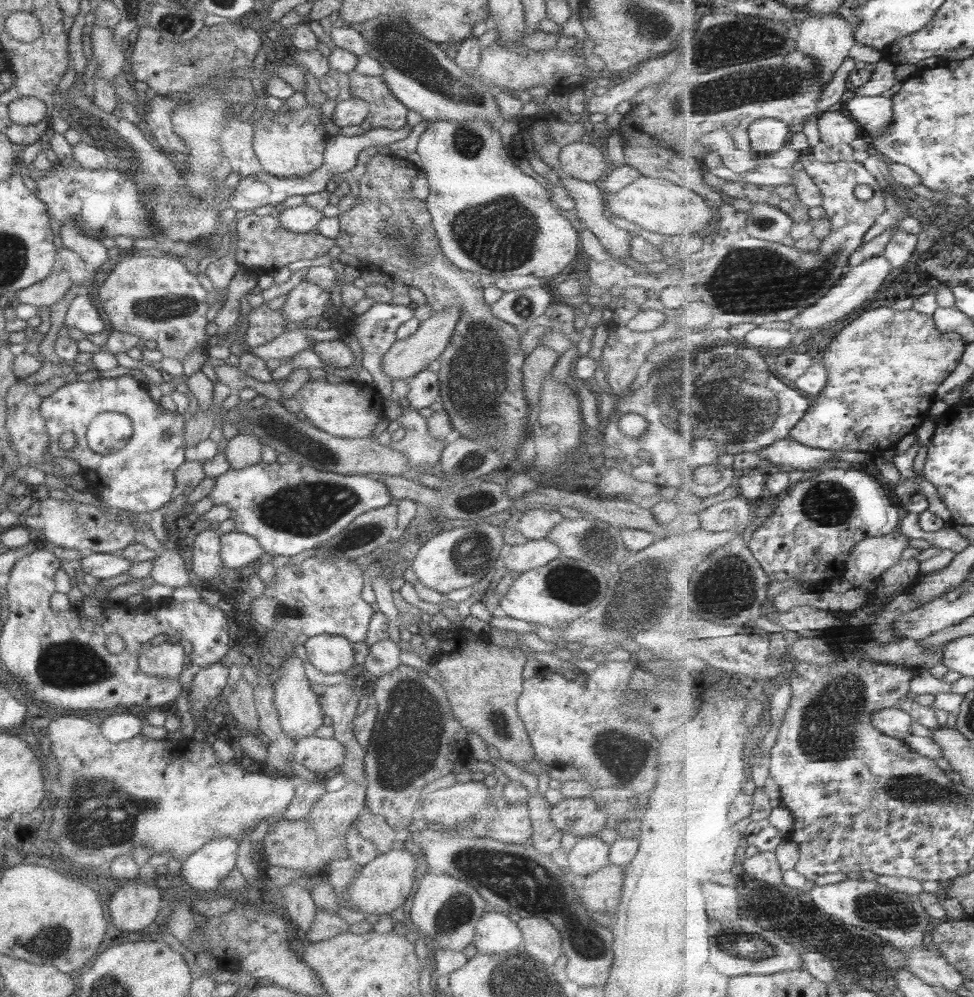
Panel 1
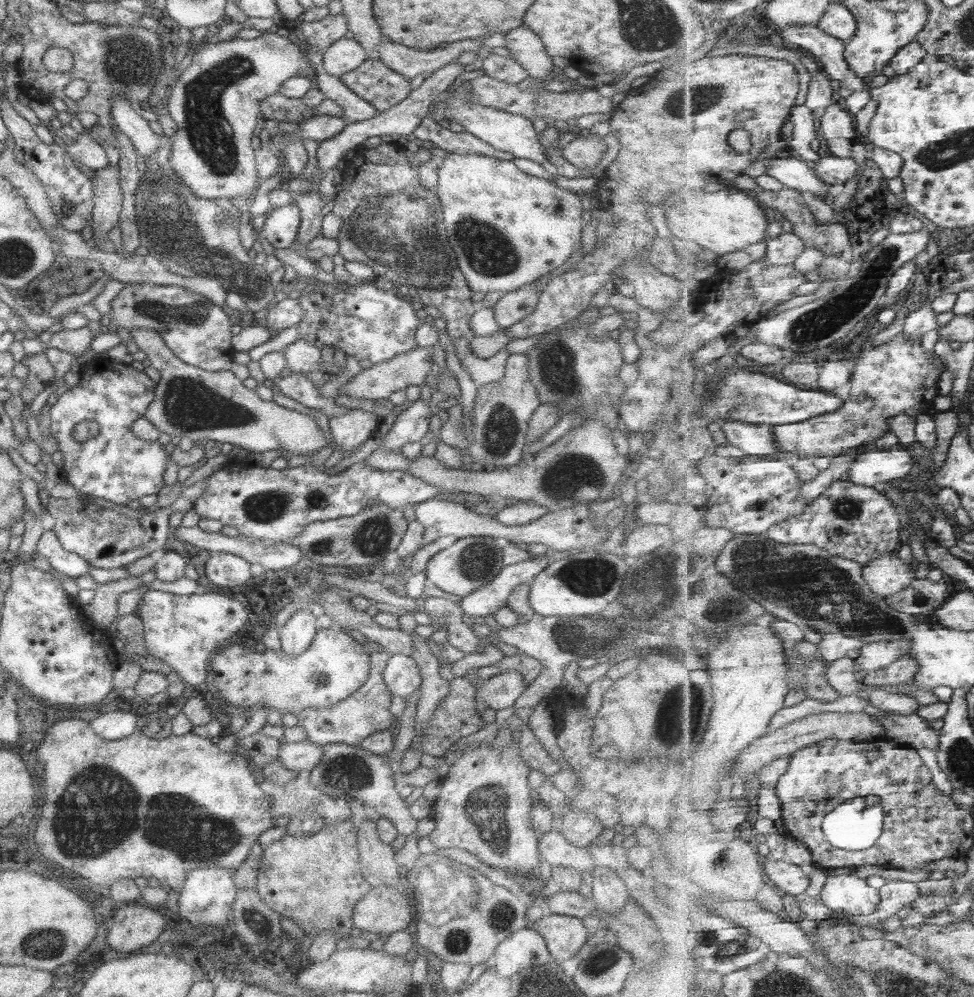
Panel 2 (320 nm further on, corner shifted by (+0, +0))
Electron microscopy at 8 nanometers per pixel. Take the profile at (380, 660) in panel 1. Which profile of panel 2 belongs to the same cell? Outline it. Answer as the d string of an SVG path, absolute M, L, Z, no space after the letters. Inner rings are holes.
M391 655L385 664L382 679L392 696L407 698L420 687L420 673L411 656Z

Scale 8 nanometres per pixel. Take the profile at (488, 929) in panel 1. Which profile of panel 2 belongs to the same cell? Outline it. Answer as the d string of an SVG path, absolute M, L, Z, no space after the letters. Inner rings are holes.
M529 926L501 940L485 961L487 968L493 968L496 975L503 978L509 978L512 974L532 966L555 964L555 960L547 952L543 938Z

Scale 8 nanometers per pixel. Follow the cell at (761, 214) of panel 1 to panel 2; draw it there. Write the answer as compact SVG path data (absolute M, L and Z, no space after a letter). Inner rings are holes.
M781 232L766 242L764 259L771 266L785 266L794 262L805 252L806 244L800 236L792 232Z

